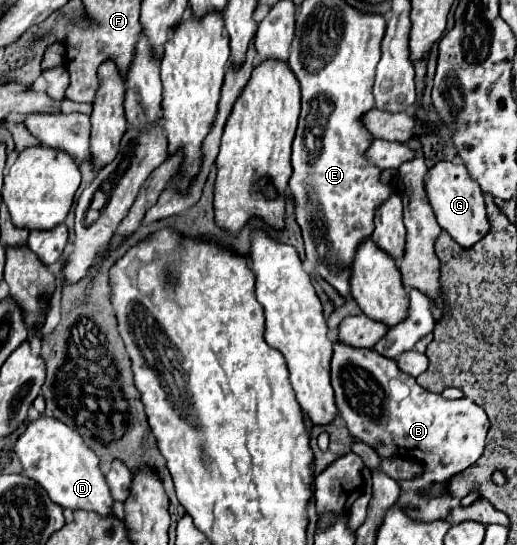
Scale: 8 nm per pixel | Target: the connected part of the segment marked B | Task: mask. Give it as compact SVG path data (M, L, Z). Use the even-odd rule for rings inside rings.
M339 339L333 347L331 385L335 391L339 415L345 419L351 435L375 447L381 457L395 455L425 465L425 475L399 483L403 489L399 503L403 503L403 507L407 507L409 513L417 519L447 519L457 499L451 499L451 495L447 497L447 489L441 497L435 499L423 499L419 497L419 491L435 481L447 485L455 473L467 469L483 455L485 437L489 431L489 419L483 407L479 407L467 397L447 401L437 393L425 391L417 385L415 377L403 373L397 367L395 359L377 355L375 349L355 351L355 347L347 347L345 343L339 343ZM393 377L401 379L411 389L411 393L403 401L393 401L389 395L389 381Z

